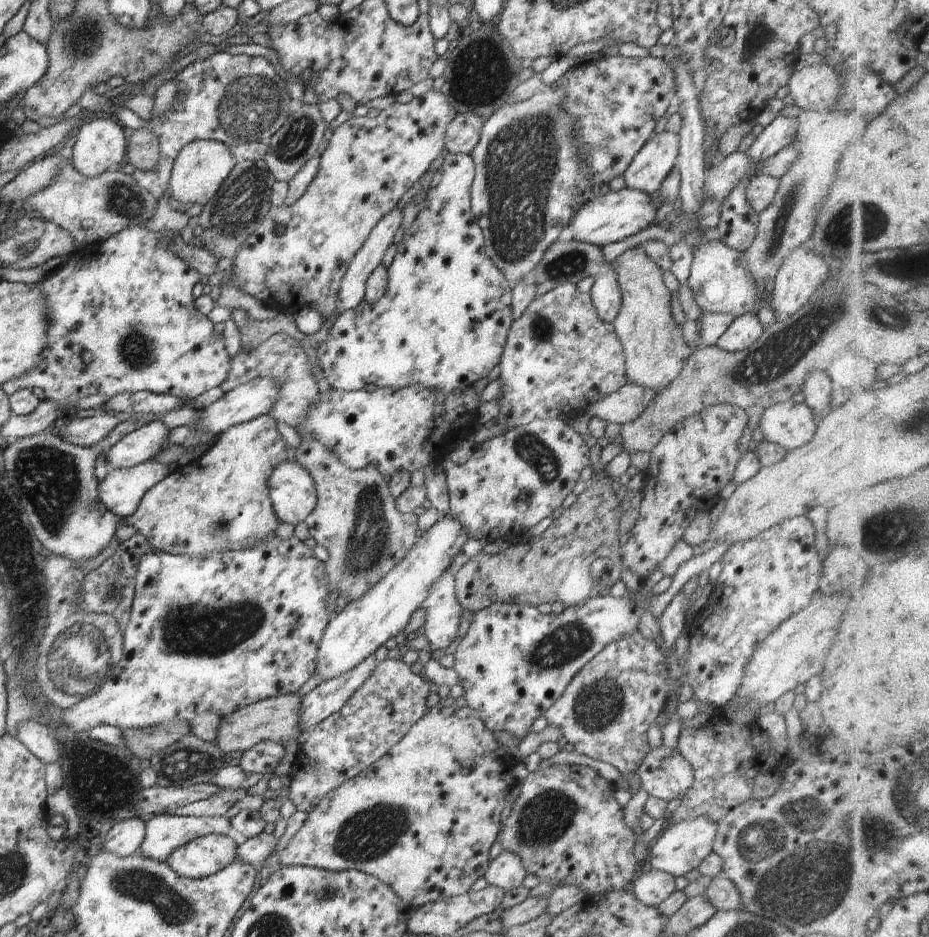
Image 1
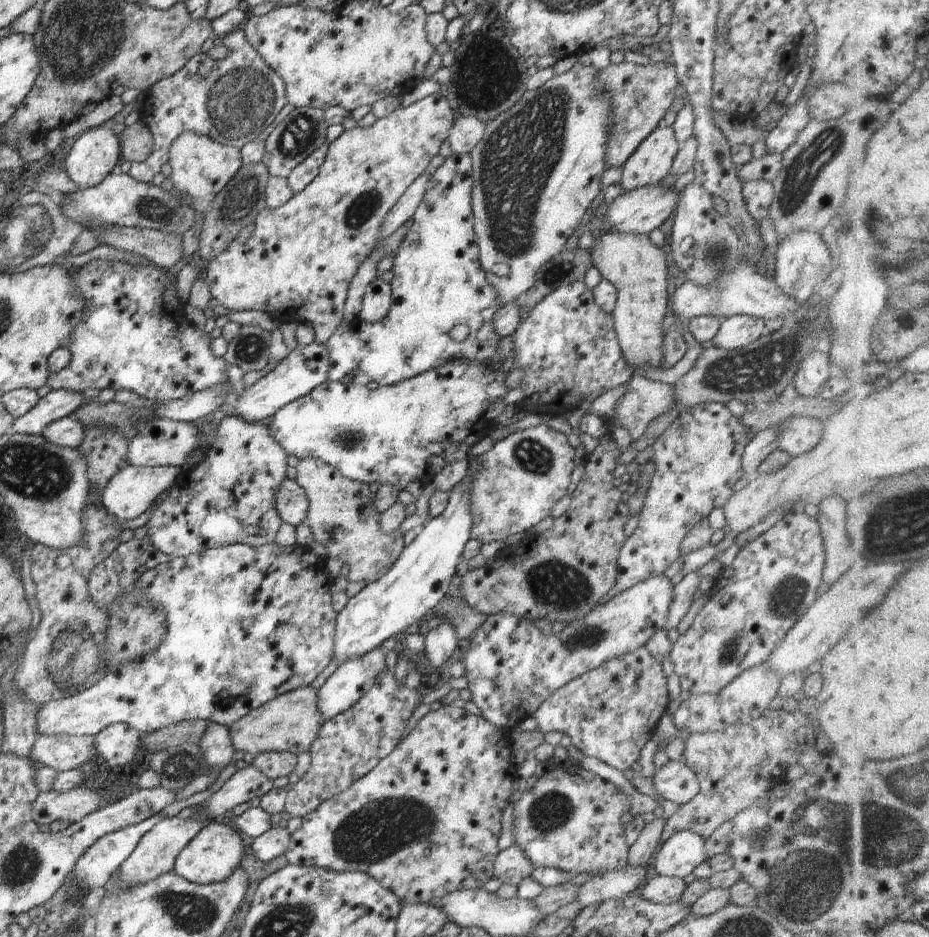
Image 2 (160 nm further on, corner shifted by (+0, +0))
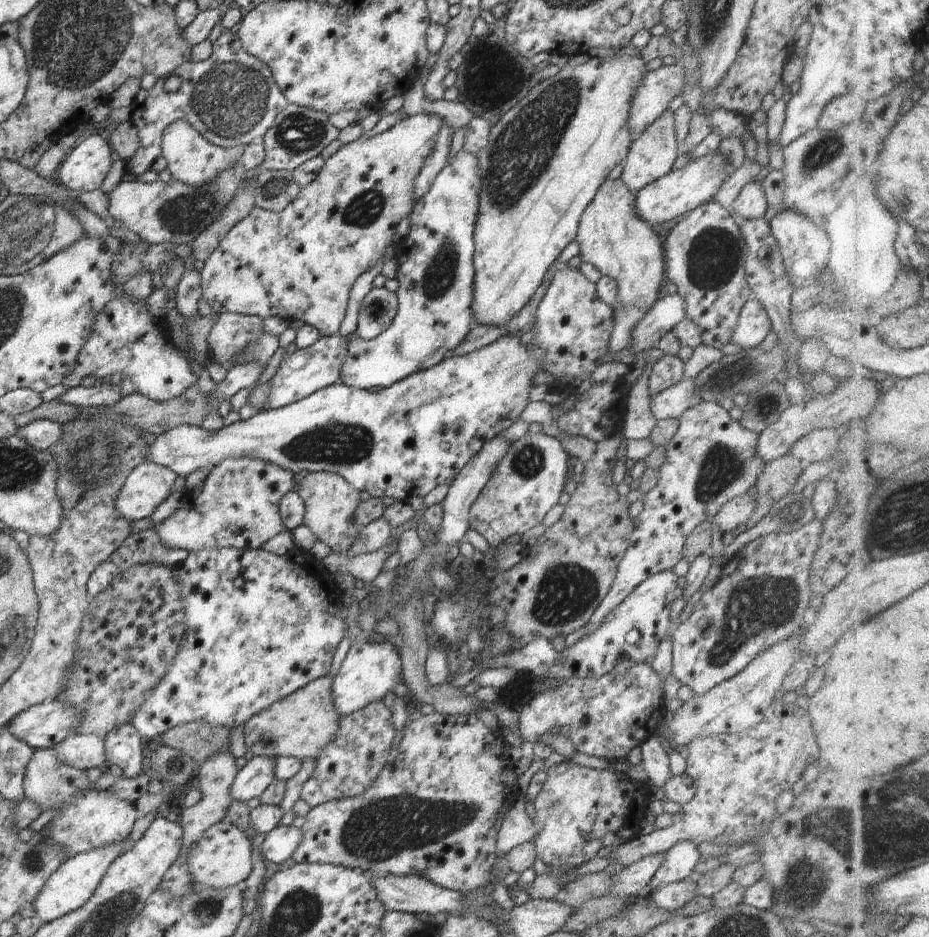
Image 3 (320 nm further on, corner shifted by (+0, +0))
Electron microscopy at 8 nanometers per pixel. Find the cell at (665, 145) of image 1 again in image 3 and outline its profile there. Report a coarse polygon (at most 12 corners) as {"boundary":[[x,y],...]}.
{"boundary":[[666,109],[630,145],[621,181],[633,192],[680,154]]}

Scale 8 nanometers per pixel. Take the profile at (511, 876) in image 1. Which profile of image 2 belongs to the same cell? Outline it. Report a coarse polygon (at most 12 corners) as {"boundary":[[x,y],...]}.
{"boundary":[[516,844],[497,854],[493,873],[518,886],[533,862]]}

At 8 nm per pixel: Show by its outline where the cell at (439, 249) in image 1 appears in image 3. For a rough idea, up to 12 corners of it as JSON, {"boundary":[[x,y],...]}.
{"boundary":[[476,155],[448,157],[395,247],[388,330],[347,337],[341,382],[388,388],[473,321]]}

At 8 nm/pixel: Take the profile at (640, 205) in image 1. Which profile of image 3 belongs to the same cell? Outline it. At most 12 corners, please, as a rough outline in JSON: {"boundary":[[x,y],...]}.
{"boundary":[[720,148],[635,192],[652,226],[713,200],[732,169]]}

